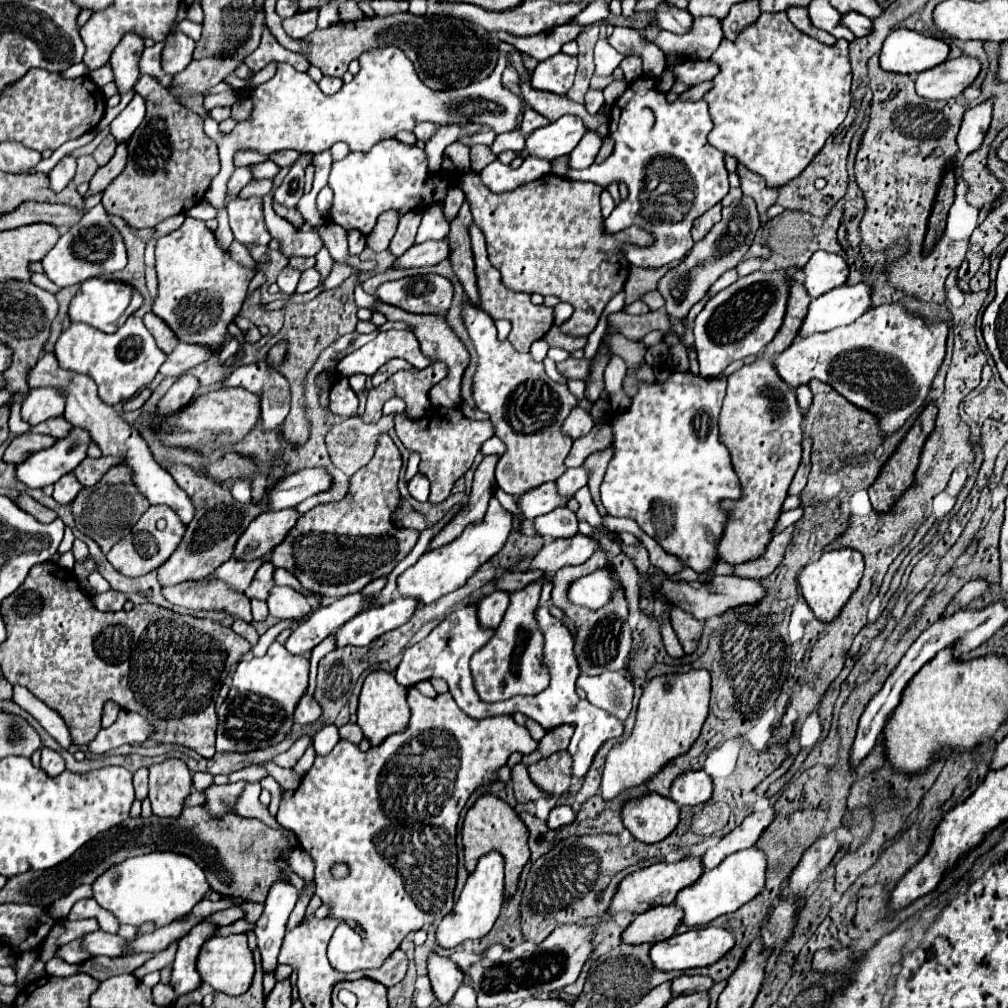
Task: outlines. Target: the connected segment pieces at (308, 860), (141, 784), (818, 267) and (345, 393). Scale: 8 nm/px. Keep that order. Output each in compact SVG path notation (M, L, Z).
M301 848L293 850L291 856L289 856L289 864L293 866L293 872L295 872L299 878L303 878L303 880L313 878L313 872L315 872L313 858L311 858L305 850L301 850Z
M139 768L133 774L133 784L135 784L137 800L145 800L145 796L147 796L147 768Z
M815 252L811 260L803 268L805 272L805 288L811 298L817 298L837 286L843 286L849 276L849 266L839 254Z
M341 376L335 386L331 388L331 402L329 402L329 408L343 416L343 418L349 418L349 416L355 416L357 414L357 394L351 390L351 386L347 384L347 378Z

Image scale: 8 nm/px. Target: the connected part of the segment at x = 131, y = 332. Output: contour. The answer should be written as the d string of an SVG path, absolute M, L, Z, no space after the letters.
M129 316L127 322L113 334L93 330L83 322L73 322L59 336L55 344L55 356L59 366L91 376L99 388L99 398L103 398L103 402L109 406L133 398L155 378L159 366L165 362L165 354L155 346L149 330L143 326L143 320L137 316Z

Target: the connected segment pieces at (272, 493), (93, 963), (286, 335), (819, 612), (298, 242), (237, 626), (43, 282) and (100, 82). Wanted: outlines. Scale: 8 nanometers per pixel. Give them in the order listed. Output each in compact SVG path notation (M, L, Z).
M324 468L302 469L297 474L287 476L269 490L269 508L283 510L295 508L303 500L327 492L333 484L332 476Z
M151 952L145 954L133 954L127 958L107 958L107 956L93 956L87 962L81 964L79 972L85 972L89 976L93 976L95 980L103 982L109 976L115 974L131 974L133 970L137 970L143 962L147 962L149 958L153 958Z
M358 270L341 288L325 290L317 298L313 298L311 302L305 302L305 304L295 304L295 302L287 304L285 306L285 310L287 310L285 312L285 326L281 328L281 332L277 336L273 336L259 350L251 350L251 346L245 346L243 360L235 360L237 366L239 364L251 364L251 362L267 360L267 354L275 346L275 342L285 342L287 344L287 354L285 354L283 362L275 366L275 370L281 372L291 384L291 410L289 410L289 414L285 418L285 424L283 424L283 432L285 432L285 436L289 438L291 444L305 444L305 440L309 438L311 424L305 418L305 376L313 368L313 364L319 358L319 354L329 344L339 340L343 334L349 334L349 332L355 330L357 310L359 310L354 298L355 285L358 281L363 283L371 276L369 271Z
M833 550L823 554L819 560L807 564L799 574L799 584L803 590L803 598L807 606L813 610L815 618L821 622L833 622L853 596L861 576L863 576L863 556L857 550Z
M267 194L267 198L263 198L263 206L265 206L265 210L263 210L265 212L265 226L267 226L269 234L281 242L281 254L285 254L287 258L315 256L323 248L323 242L321 242L317 230L309 230L309 232L301 230L299 232L287 220L283 220L275 214L271 194Z
M235 618L235 622L233 622L233 632L237 632L239 636L243 636L251 646L255 646L257 644L257 640L259 640L259 634L257 634L257 630L253 628L253 624L247 624L247 622L243 622L243 620L239 620L239 618Z
M35 272L35 274L31 276L31 282L33 282L35 286L39 286L39 288L49 290L51 294L57 294L57 292L59 292L59 288L57 288L57 286L55 286L55 284L45 276L45 274L37 274L37 272Z
M105 64L103 68L95 70L95 72L91 74L91 80L93 80L99 88L103 88L103 86L105 86L105 84L109 84L109 82L113 82L113 72L111 72L111 66L109 66L109 64Z

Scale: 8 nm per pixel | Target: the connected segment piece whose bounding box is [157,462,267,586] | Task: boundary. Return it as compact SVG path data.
M161 462L161 466L173 476L173 480L193 498L195 502L195 518L187 526L185 538L181 546L173 552L173 556L157 570L157 580L161 586L171 586L187 580L199 580L213 574L217 566L227 562L233 556L233 548L239 540L239 536L247 530L247 526L267 510L267 498L261 498L261 502L249 502L241 504L237 502L231 492L215 482L209 482L209 478L203 478L199 472L195 472L187 464L169 464Z

